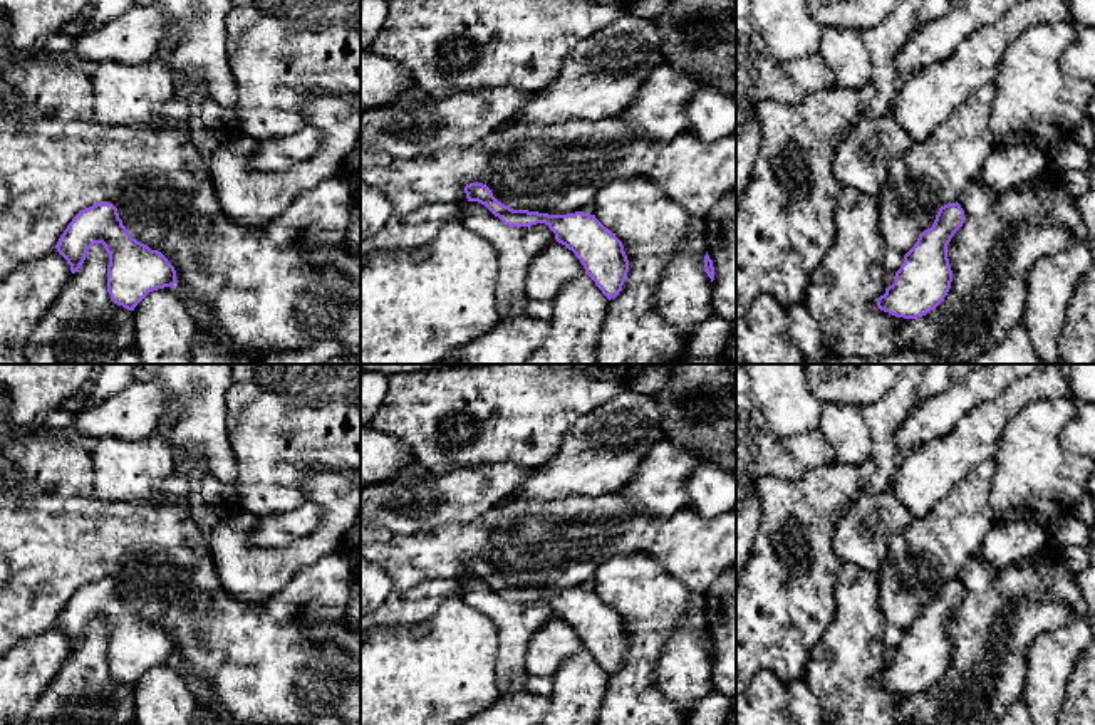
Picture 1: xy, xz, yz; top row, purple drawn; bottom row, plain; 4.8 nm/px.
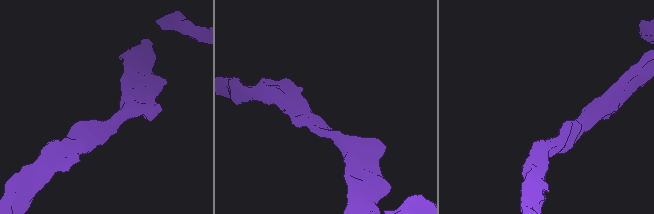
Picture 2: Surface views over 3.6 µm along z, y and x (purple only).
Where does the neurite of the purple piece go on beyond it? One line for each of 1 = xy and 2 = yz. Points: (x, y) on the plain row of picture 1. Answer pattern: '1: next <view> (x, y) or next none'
1: next none
2: next none

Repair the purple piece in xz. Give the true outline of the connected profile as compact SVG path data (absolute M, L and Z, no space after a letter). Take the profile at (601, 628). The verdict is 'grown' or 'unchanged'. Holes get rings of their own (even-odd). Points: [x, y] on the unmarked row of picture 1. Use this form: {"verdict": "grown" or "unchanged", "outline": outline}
{"verdict": "unchanged", "outline": "M483 559L464 562L468 577L485 581L495 592L510 602L532 602L545 599L555 616L575 629L585 649L610 676L622 666L629 648L629 636L622 618L605 604L595 591L575 587L567 591L548 591L528 586L513 586L500 579Z"}

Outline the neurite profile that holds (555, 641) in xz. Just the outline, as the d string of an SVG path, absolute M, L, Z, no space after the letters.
M555 618L540 626L533 634L528 644L525 668L528 675L552 678L567 658L582 649L585 649L585 644L575 629Z

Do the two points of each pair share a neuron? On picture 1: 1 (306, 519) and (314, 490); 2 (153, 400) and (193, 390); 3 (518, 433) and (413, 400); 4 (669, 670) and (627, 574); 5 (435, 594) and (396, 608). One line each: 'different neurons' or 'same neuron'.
1: different neurons
2: different neurons
3: same neuron
4: different neurons
5: same neuron

